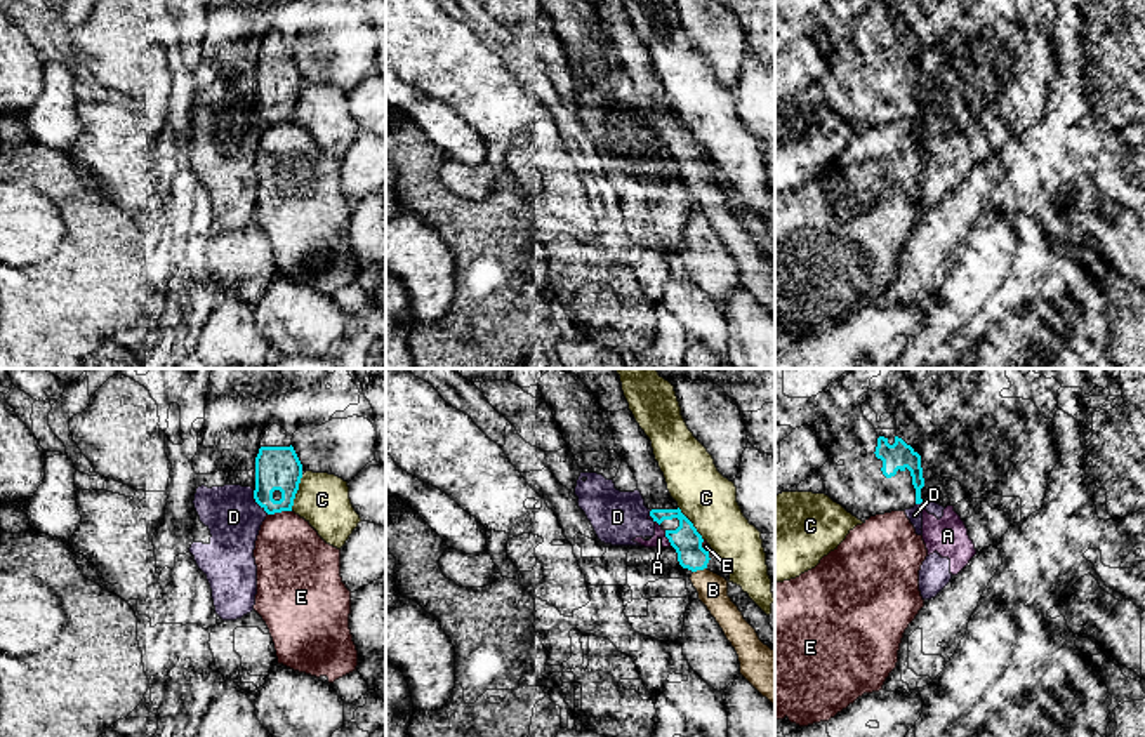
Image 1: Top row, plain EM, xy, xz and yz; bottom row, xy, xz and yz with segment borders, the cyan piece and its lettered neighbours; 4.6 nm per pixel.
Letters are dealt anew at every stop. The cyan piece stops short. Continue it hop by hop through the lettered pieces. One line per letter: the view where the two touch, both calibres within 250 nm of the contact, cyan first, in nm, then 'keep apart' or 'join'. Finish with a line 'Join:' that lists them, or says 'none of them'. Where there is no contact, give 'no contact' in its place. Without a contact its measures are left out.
A: xz | 140/70 nm | keep apart
B: xz | 140/140 nm | join
C: xy | 200/240 nm | keep apart
D: xy | 200/260 nm | keep apart
E: xy | 200/340 nm | keep apart
Join: B

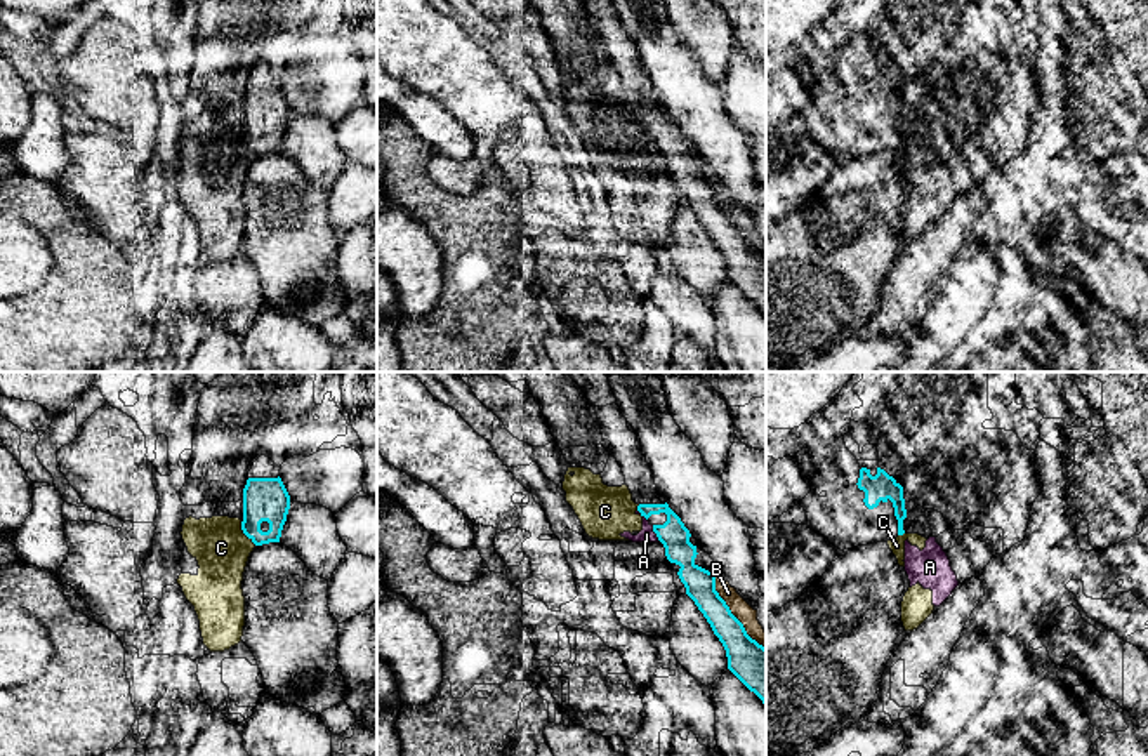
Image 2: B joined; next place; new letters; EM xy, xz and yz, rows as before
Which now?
A: xz | 140/70 nm | keep apart
B: xz | 190/90 nm | keep apart
C: xy | 200/260 nm | keep apart
Join: none of them

